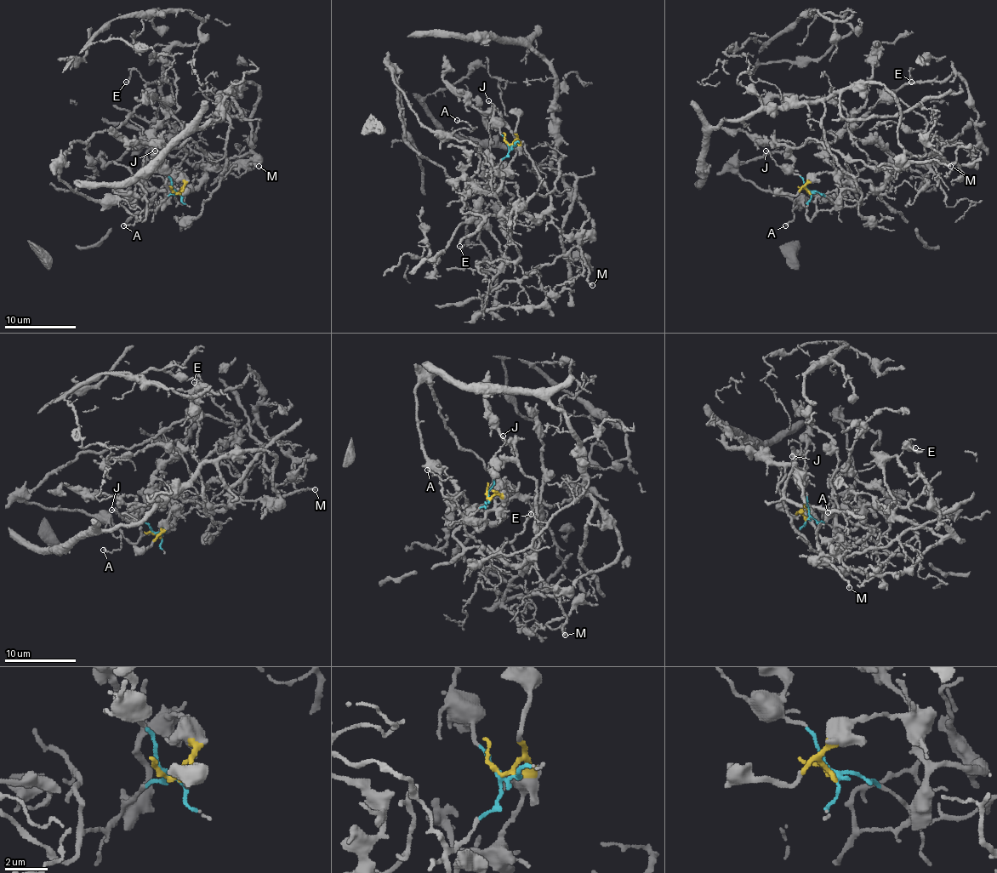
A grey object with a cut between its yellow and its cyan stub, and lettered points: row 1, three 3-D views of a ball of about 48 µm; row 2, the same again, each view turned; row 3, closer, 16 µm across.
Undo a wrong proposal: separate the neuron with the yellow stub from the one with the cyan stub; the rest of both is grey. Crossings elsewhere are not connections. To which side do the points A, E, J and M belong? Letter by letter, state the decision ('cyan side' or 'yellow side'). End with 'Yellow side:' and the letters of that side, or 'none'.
A: cyan side
E: cyan side
J: cyan side
M: yellow side
Yellow side: M

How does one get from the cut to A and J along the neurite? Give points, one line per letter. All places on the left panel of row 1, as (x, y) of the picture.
A: (174, 191), (140, 219), (121, 200), (142, 211), (133, 225), (124, 225)
J: (174, 191), (167, 174), (160, 166), (162, 156), (155, 150)

